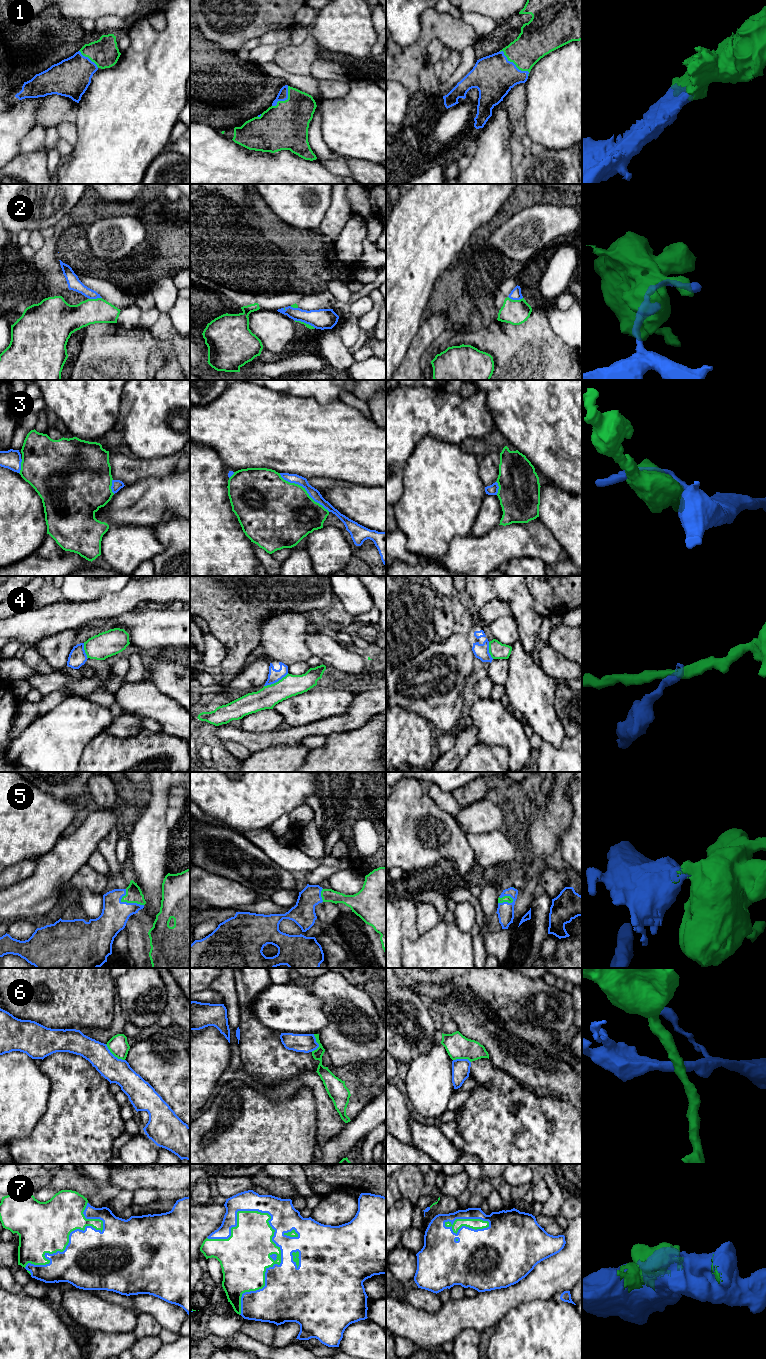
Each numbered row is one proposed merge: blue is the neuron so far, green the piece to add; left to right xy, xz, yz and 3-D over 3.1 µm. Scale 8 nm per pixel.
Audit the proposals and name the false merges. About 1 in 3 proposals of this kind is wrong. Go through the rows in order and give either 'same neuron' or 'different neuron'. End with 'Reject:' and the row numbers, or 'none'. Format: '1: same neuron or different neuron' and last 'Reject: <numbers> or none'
1: same neuron
2: different neuron
3: different neuron
4: different neuron
5: same neuron
6: different neuron
7: same neuron
Reject: 2, 3, 4, 6

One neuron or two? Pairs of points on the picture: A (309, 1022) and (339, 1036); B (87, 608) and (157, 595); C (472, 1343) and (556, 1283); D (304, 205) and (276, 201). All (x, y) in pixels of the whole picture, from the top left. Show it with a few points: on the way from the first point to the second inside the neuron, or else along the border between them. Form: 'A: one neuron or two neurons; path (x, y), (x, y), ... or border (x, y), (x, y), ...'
A: two neurons; border (322, 1004), (327, 1024), (317, 1033)
B: one neuron; path (104, 606), (124, 601), (131, 595), (140, 595)
C: two neurons; border (479, 1332), (474, 1329), (463, 1329), (456, 1337)
D: one neuron; path (297, 201), (283, 201)

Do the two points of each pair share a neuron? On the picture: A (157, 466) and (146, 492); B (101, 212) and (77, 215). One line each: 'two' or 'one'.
A: two
B: one

